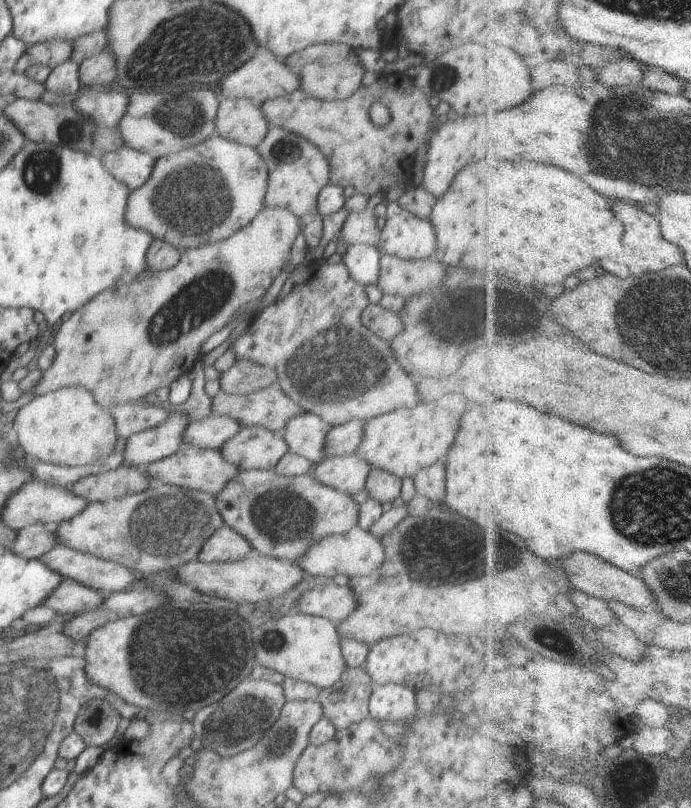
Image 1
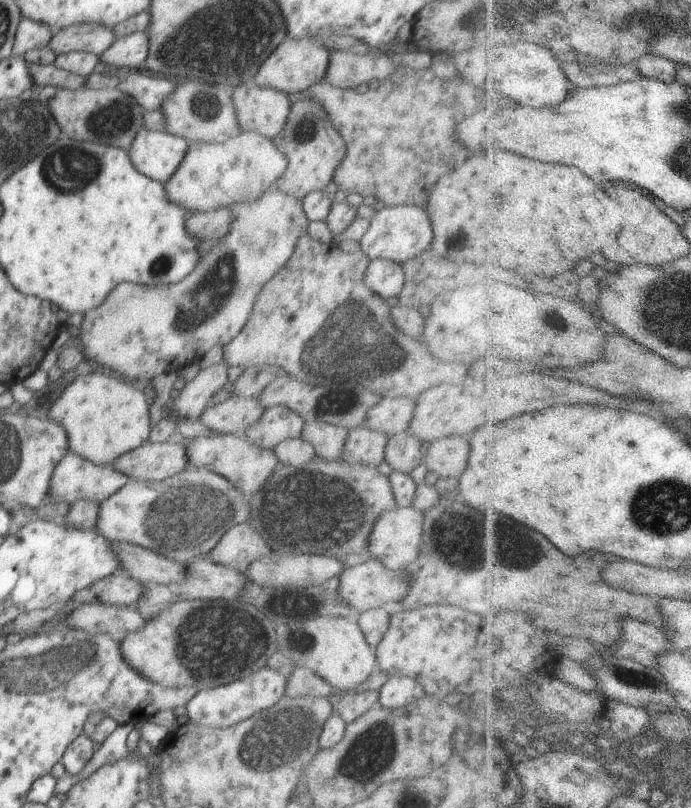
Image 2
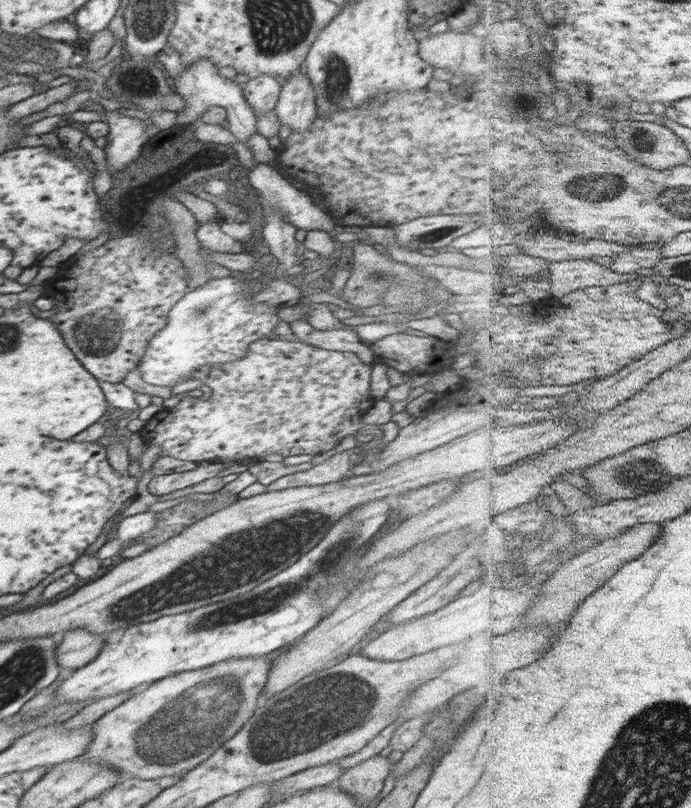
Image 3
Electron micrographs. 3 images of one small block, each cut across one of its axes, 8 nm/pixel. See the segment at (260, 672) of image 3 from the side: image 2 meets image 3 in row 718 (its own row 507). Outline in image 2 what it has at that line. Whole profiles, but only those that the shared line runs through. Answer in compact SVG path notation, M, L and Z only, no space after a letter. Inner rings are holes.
M188 466L163 481L130 479L99 504L95 528L114 543L130 543L160 554L188 548L192 556L206 557L232 525L251 522L250 502L223 476Z

